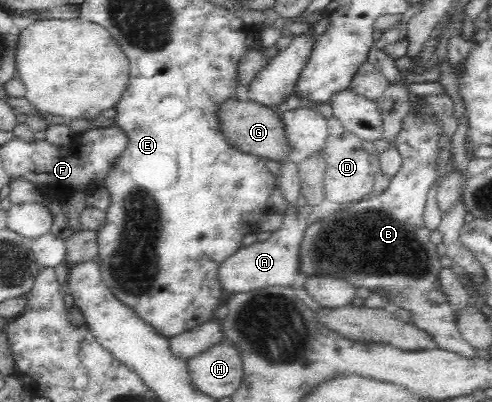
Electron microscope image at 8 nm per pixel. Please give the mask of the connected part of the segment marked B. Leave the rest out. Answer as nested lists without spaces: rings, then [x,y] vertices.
[[[412,113],[407,115],[401,133],[397,135],[397,148],[403,157],[403,165],[387,185],[368,198],[346,204],[327,217],[319,218],[306,226],[297,250],[296,275],[311,277],[333,277],[341,279],[351,287],[369,289],[382,297],[386,308],[407,309],[411,314],[411,322],[421,329],[433,334],[437,347],[449,349],[466,357],[475,355],[476,349],[459,333],[454,322],[454,308],[441,283],[441,256],[435,250],[435,244],[429,240],[429,230],[423,220],[423,209],[427,201],[427,193],[434,183],[435,168],[432,160],[435,154],[435,142],[439,126],[430,119],[420,121],[414,119]]]

